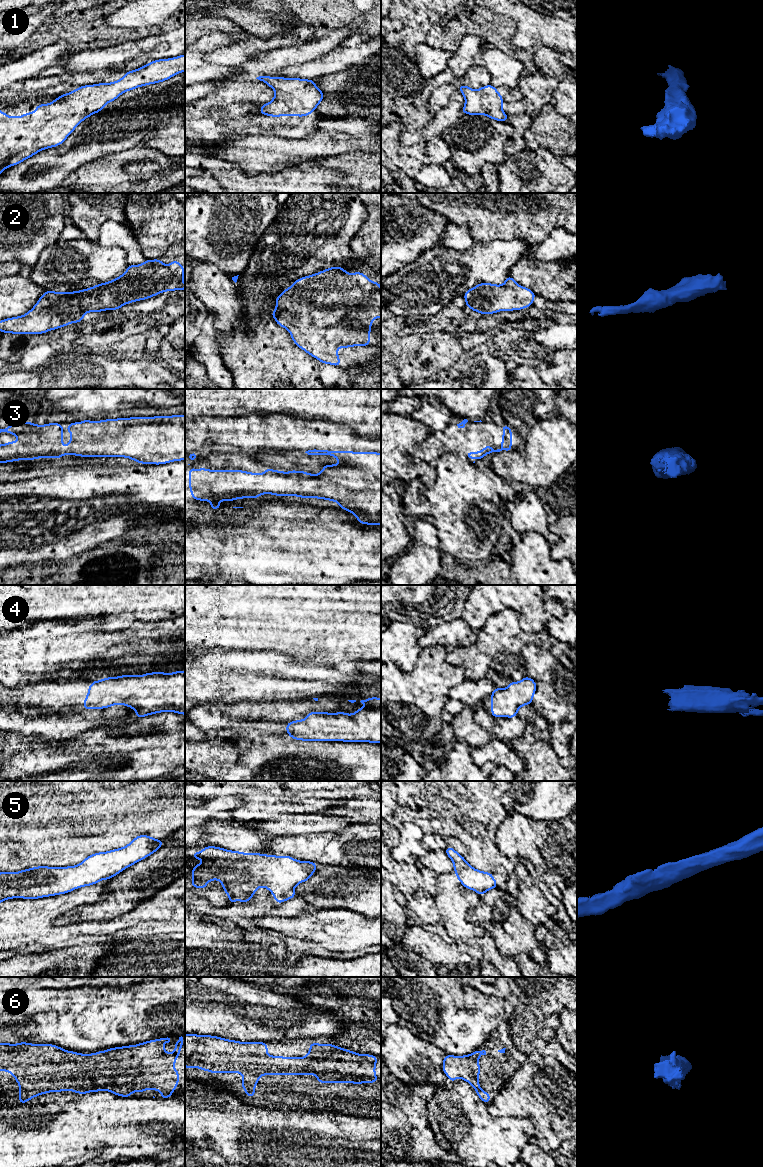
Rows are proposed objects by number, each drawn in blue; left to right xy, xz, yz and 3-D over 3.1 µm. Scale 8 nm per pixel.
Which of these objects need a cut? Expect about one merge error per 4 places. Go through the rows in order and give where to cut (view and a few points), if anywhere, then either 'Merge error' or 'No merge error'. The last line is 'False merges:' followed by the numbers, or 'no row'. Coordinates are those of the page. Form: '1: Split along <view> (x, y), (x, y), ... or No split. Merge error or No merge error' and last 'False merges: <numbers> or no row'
1: No split. No merge error
2: No split. No merge error
3: No split. No merge error
4: No split. No merge error
5: No split. No merge error
6: No split. No merge error
False merges: no row

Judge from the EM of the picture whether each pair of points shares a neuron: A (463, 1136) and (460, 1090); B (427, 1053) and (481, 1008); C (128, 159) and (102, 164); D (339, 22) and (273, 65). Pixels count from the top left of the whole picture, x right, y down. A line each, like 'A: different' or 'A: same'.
A: same
B: different
C: same
D: same

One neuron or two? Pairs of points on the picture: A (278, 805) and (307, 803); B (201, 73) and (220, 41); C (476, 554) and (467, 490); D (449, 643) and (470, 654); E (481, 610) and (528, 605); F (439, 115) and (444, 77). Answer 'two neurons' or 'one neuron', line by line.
A: one neuron
B: one neuron
C: one neuron
D: two neurons
E: one neuron
F: two neurons

